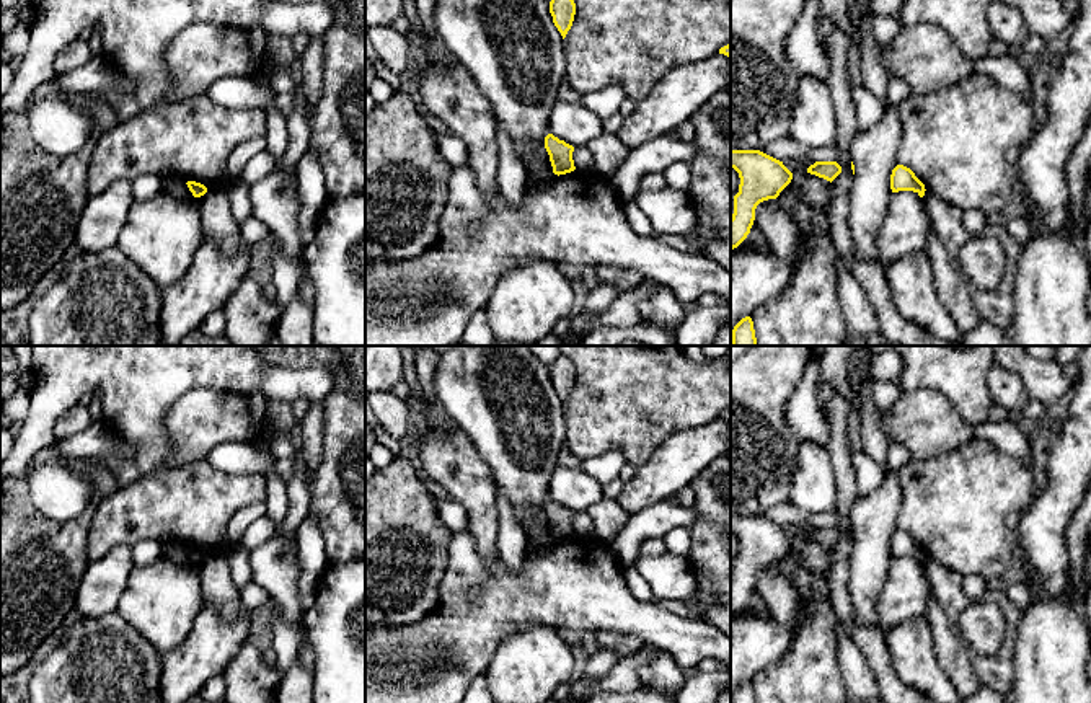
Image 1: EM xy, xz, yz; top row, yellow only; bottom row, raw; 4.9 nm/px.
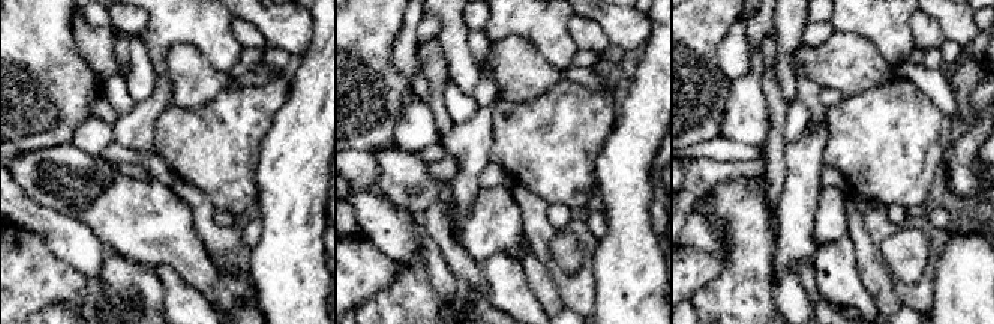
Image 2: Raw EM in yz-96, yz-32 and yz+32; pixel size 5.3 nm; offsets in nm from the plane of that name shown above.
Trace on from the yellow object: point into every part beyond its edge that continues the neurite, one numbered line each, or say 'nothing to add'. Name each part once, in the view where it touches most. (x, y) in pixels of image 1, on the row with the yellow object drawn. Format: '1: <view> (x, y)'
nothing to add

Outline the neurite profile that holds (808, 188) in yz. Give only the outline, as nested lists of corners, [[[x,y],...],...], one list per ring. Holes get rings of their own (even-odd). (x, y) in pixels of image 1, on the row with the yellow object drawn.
[[[801,158],[783,160],[783,165],[793,173],[793,179],[784,188],[784,191],[793,192],[799,201],[806,204],[822,210],[830,210],[833,199],[832,183],[807,171],[807,168],[814,163],[814,160]]]

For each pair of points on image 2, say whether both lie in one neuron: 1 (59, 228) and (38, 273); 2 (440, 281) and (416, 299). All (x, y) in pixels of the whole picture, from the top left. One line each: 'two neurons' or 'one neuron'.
1: two neurons
2: two neurons

